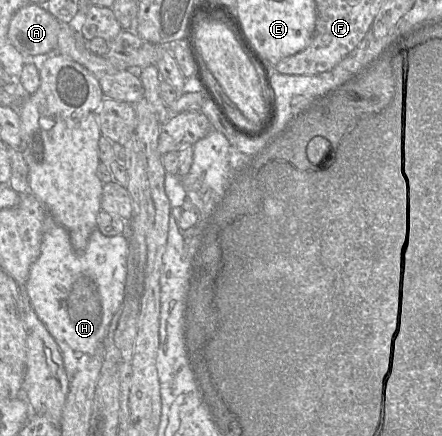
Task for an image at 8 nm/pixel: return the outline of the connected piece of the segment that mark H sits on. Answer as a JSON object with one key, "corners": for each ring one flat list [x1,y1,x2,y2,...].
{"corners":[[55,223,52,227,50,227,43,236,41,242,40,254,30,269,30,273,25,283,24,290,27,292,29,296,31,305,35,313,37,314,39,319,44,323,44,325,47,327,48,331,50,332,50,334,58,344,62,353,64,367,68,377,70,378,70,381,73,378,73,376,85,366,85,364,88,362,91,356,93,356,95,352,99,349,99,347,103,344,103,340,106,337,110,323,114,315,117,313,117,311,120,309,120,307,123,304,125,298,125,285,127,277,128,250,129,250,129,239,125,234,108,237,103,235,97,229,94,230,93,233,91,234,85,251,81,253,78,253,74,250,71,243,69,232,64,226,61,226,59,223]]}

